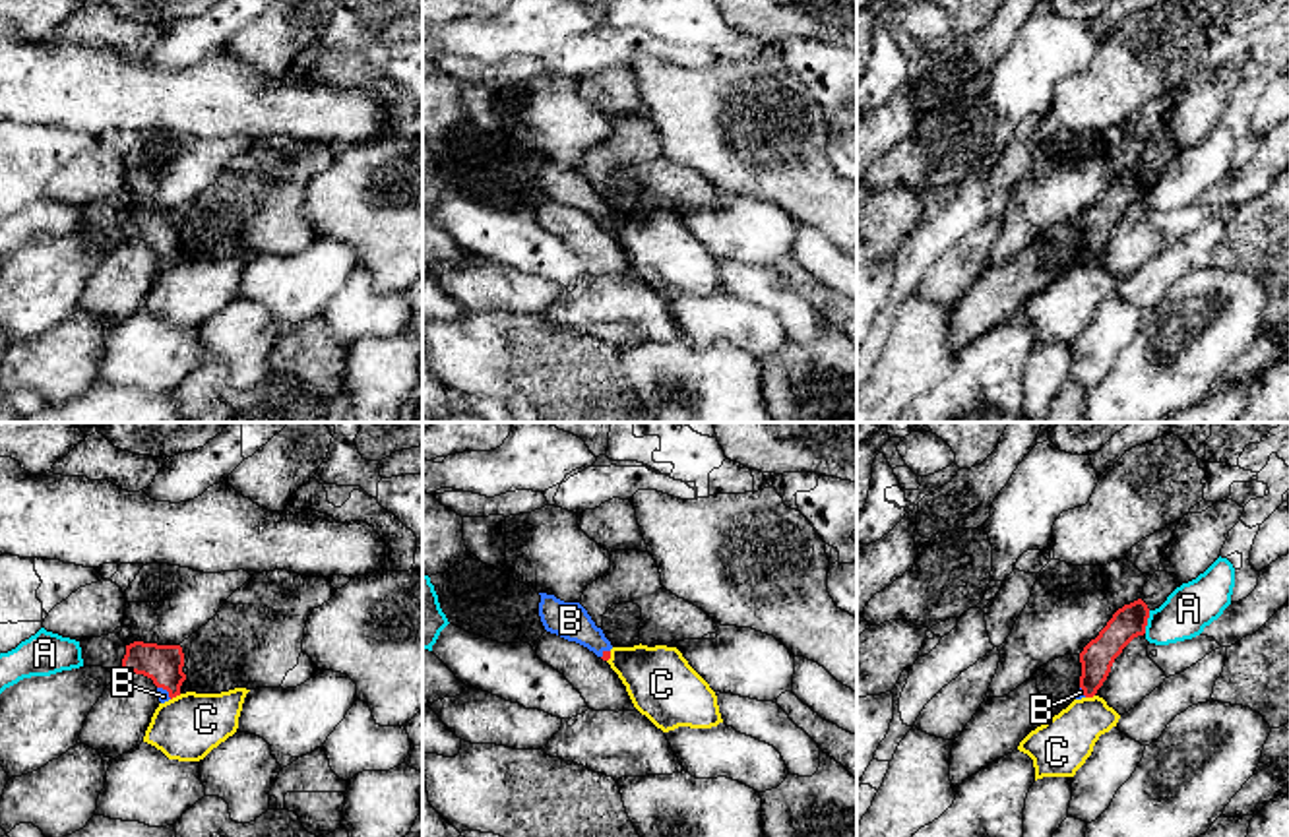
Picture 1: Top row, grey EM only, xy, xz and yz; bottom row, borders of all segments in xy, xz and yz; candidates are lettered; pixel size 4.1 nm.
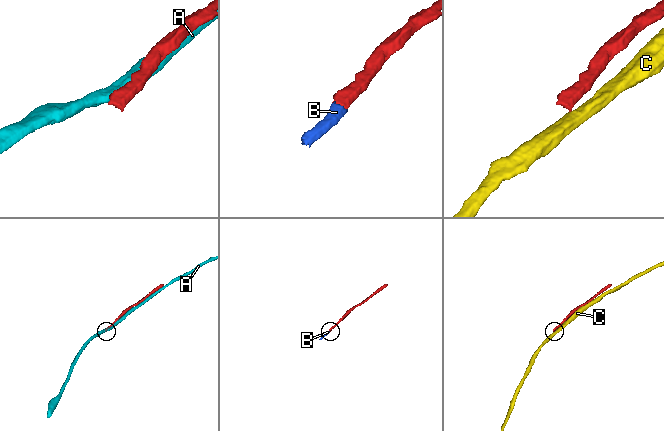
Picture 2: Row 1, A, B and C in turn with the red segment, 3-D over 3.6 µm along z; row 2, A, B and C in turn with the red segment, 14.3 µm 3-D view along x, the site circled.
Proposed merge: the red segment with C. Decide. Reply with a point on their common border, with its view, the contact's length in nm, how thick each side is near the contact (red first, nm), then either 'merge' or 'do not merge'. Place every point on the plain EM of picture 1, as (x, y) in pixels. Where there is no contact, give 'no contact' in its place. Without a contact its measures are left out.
contact xy (175, 262); length 50 nm; calibres 160 and 280 nm; do not merge

